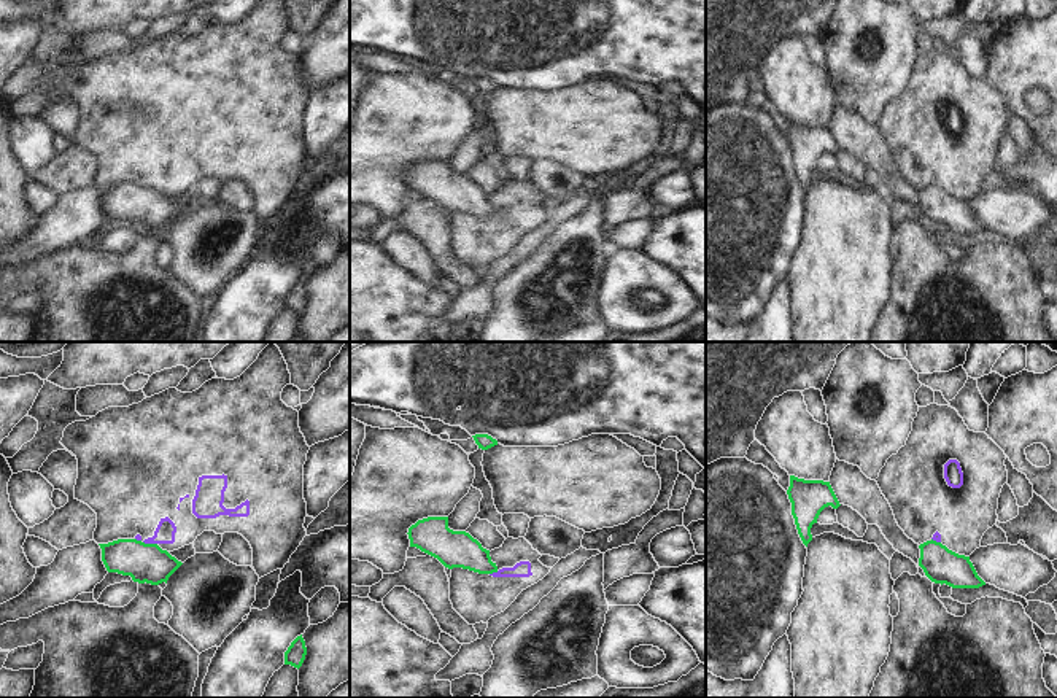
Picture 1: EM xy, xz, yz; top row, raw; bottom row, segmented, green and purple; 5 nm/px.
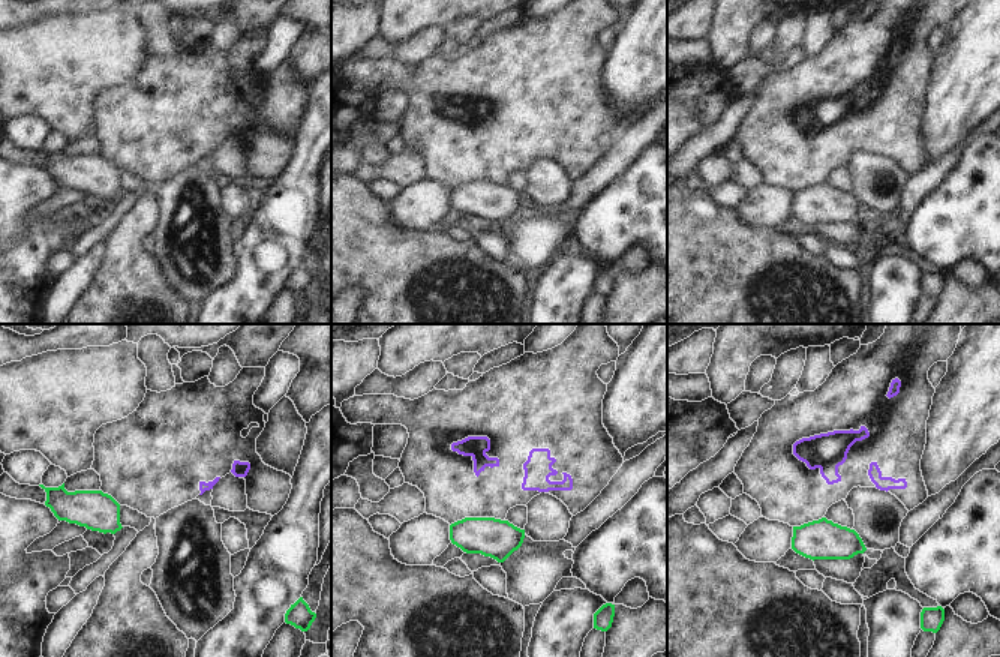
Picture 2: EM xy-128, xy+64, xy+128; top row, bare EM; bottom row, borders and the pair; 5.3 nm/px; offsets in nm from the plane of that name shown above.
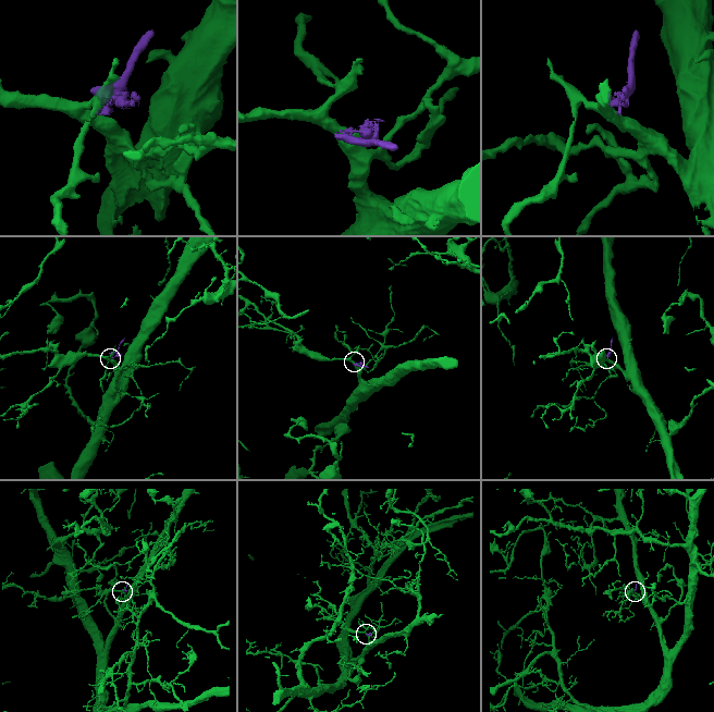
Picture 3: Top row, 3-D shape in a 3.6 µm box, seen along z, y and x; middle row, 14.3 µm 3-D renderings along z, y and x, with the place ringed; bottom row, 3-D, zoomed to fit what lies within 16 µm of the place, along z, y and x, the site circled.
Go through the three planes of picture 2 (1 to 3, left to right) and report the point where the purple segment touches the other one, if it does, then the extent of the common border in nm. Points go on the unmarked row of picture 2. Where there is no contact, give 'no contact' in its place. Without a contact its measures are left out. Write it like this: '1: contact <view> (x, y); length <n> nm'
1: no contact
2: no contact
3: no contact

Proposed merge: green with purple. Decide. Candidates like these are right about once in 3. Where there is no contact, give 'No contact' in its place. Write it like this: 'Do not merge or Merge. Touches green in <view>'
Do not merge. Touches green in xy

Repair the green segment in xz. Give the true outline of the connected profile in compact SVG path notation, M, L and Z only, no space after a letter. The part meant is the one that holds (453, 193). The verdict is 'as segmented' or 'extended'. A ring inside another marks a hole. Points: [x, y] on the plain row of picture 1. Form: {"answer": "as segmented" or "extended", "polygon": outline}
{"answer": "as segmented", "polygon": "M428 161L408 172L410 191L437 202L445 211L463 211L478 218L498 216L490 194L466 175L448 172L448 161Z"}

